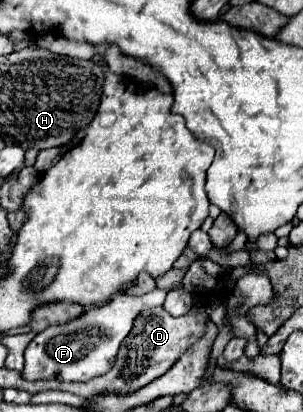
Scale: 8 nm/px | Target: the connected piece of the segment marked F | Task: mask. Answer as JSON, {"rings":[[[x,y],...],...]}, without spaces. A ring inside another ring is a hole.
{"rings":[[[153,290],[147,292],[143,296],[129,296],[129,294],[117,294],[111,298],[109,304],[101,306],[101,308],[89,308],[89,312],[85,312],[81,318],[69,322],[69,324],[59,324],[59,326],[49,326],[47,330],[39,332],[29,346],[25,348],[25,368],[23,368],[23,376],[27,380],[61,380],[61,382],[87,382],[93,380],[101,374],[107,374],[109,368],[113,366],[115,358],[117,358],[117,350],[121,348],[121,342],[125,340],[125,336],[129,334],[129,330],[133,328],[133,322],[137,318],[137,314],[141,310],[147,308],[155,308],[155,306],[163,306],[165,302],[165,290]]]}

